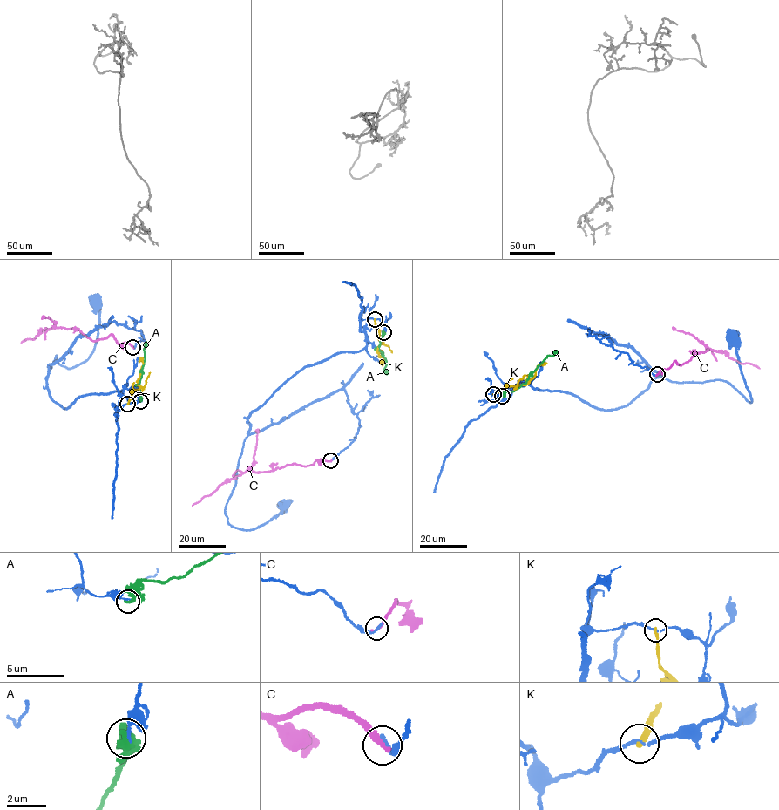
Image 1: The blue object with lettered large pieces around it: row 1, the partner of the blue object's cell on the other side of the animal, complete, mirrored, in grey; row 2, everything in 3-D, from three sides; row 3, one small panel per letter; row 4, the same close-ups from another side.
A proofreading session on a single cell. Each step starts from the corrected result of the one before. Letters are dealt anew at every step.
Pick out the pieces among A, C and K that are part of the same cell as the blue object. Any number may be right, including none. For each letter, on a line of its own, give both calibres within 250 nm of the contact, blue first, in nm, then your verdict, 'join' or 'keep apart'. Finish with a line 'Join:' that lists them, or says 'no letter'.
A: 180 nm thick on the blue side, 440 nm on the other; keep apart
C: 260 nm thick on the blue side, 320 nm on the other; keep apart
K: 150 nm thick on the blue side, 260 nm on the other; keep apart
Join: no letter

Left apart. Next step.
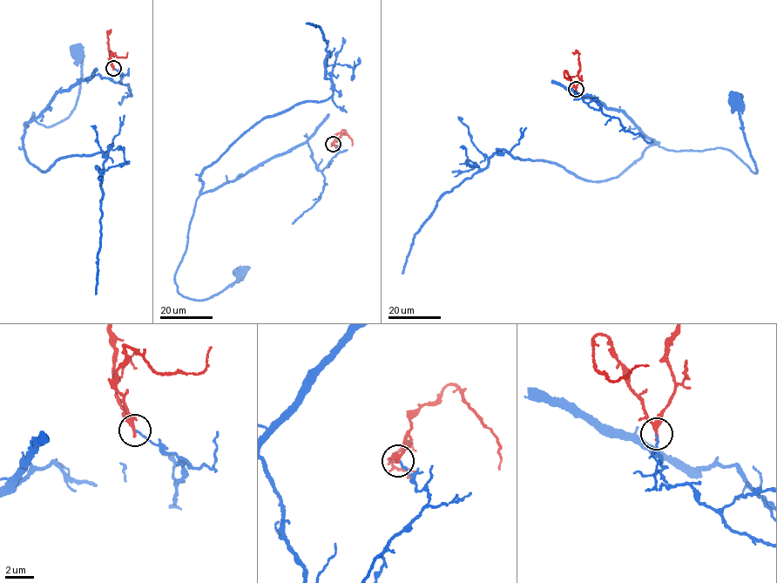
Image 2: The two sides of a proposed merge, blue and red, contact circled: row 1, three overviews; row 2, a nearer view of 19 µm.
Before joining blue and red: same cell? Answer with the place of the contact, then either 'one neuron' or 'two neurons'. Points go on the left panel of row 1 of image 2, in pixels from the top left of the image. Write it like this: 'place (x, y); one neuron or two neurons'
place (113, 68); two neurons

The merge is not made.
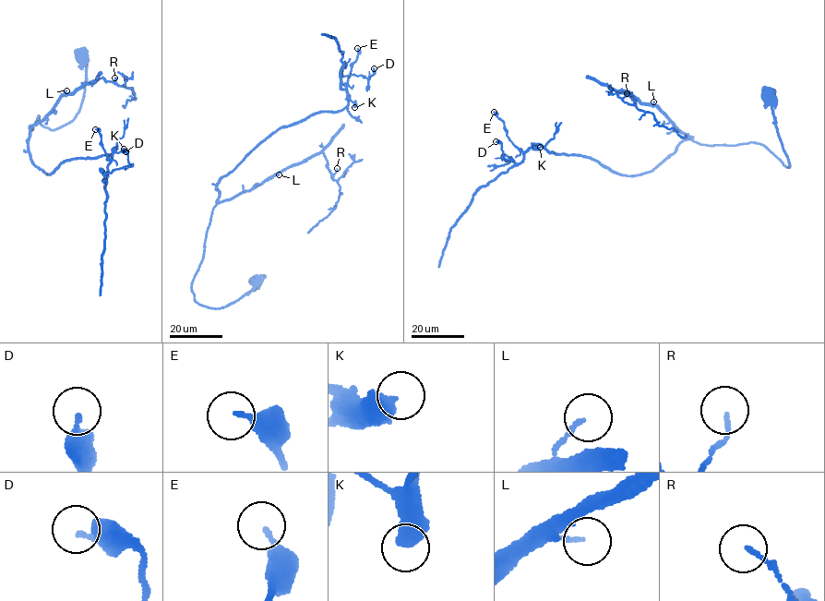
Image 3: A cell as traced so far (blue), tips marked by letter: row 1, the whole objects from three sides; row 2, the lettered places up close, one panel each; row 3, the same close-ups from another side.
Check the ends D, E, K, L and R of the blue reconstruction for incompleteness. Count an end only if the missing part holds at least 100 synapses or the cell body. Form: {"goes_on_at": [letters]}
{"goes_on_at": []}

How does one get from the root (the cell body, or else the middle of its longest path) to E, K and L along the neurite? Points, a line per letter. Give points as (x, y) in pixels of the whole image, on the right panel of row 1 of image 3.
E: (769, 96), (788, 167), (759, 144), (689, 138), (651, 171), (620, 175), (540, 144), (520, 151), (494, 112)
K: (769, 96), (788, 167), (754, 142), (689, 138), (652, 170), (625, 175), (540, 147)
L: (769, 96), (788, 167), (755, 142), (696, 143), (653, 102)

